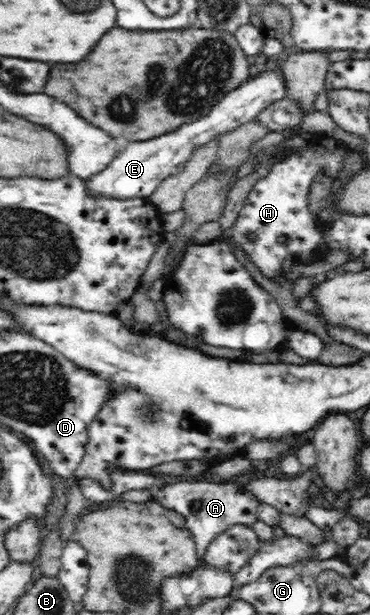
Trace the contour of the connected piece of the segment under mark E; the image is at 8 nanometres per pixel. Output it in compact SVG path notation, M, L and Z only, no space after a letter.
M279 69L258 73L243 82L235 91L231 91L223 101L219 101L219 105L215 105L213 111L209 111L209 115L204 115L193 123L180 125L173 133L165 133L157 139L131 143L127 149L125 147L120 149L119 155L113 157L103 171L83 179L87 194L121 200L139 197L149 199L166 177L180 171L179 167L194 154L194 151L197 151L197 148L226 136L244 123L255 120L263 109L283 98L285 98L285 82L281 79Z

